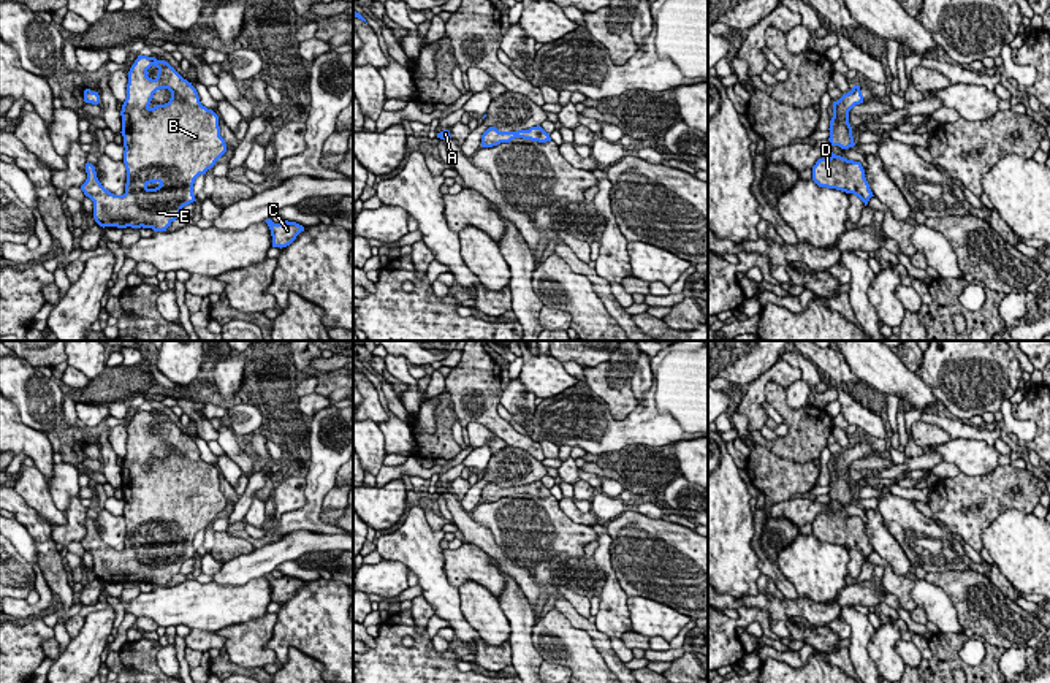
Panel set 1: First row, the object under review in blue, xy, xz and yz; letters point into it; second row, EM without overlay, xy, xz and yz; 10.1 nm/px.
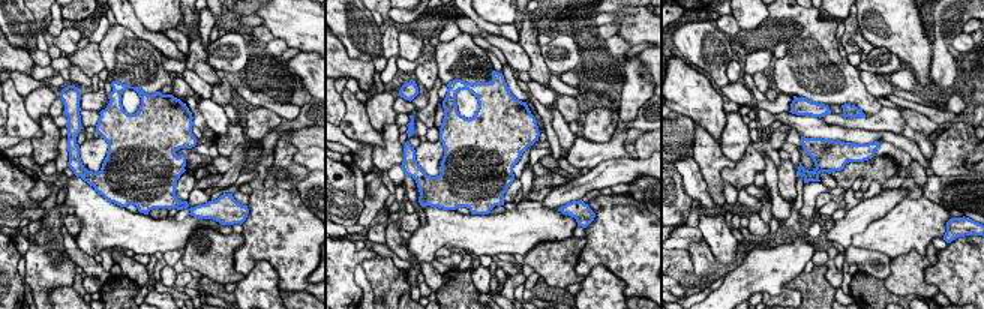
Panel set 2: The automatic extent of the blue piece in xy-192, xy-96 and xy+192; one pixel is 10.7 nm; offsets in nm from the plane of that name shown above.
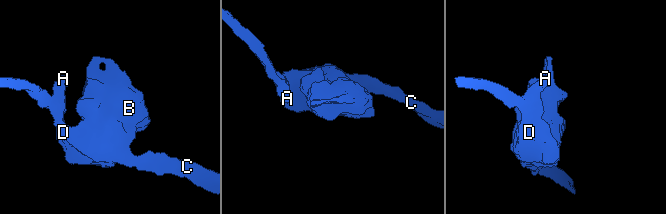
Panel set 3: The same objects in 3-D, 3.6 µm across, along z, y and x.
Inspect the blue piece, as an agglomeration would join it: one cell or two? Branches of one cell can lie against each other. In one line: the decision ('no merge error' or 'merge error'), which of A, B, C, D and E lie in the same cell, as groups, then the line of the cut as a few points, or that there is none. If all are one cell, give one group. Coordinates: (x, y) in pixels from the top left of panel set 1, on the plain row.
no merge error; groups A B C D E; cut none

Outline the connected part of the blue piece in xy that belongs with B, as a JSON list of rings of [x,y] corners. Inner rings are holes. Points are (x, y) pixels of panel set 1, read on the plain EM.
[[[138,410],[128,426],[127,453],[122,460],[122,491],[124,491],[124,518],[127,525],[127,539],[124,550],[114,550],[106,545],[97,532],[95,521],[86,518],[87,534],[81,540],[86,551],[93,556],[93,574],[100,582],[117,583],[152,583],[166,586],[166,583],[181,570],[184,561],[196,556],[193,539],[200,529],[206,529],[215,517],[226,507],[225,494],[220,491],[219,471],[201,460],[196,444],[184,434],[168,417],[155,412]],[[168,444],[171,453],[165,460],[150,463],[154,448]]]

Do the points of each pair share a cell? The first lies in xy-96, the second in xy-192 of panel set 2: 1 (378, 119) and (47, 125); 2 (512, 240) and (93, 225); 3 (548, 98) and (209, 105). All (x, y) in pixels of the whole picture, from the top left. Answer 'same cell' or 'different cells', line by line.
1: different cells
2: same cell
3: different cells

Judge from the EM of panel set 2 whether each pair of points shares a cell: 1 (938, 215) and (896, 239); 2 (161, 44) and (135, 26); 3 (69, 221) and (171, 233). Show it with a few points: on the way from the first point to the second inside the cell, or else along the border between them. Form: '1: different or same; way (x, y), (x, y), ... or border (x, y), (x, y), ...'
1: same; way (927, 219), (921, 219), (906, 228)
2: same; way (155, 38), (141, 32)
3: different; border (74, 215), (80, 221), (80, 231), (75, 237)

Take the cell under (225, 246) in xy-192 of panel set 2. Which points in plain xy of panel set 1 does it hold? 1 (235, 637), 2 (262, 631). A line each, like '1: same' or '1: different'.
1: same
2: same

